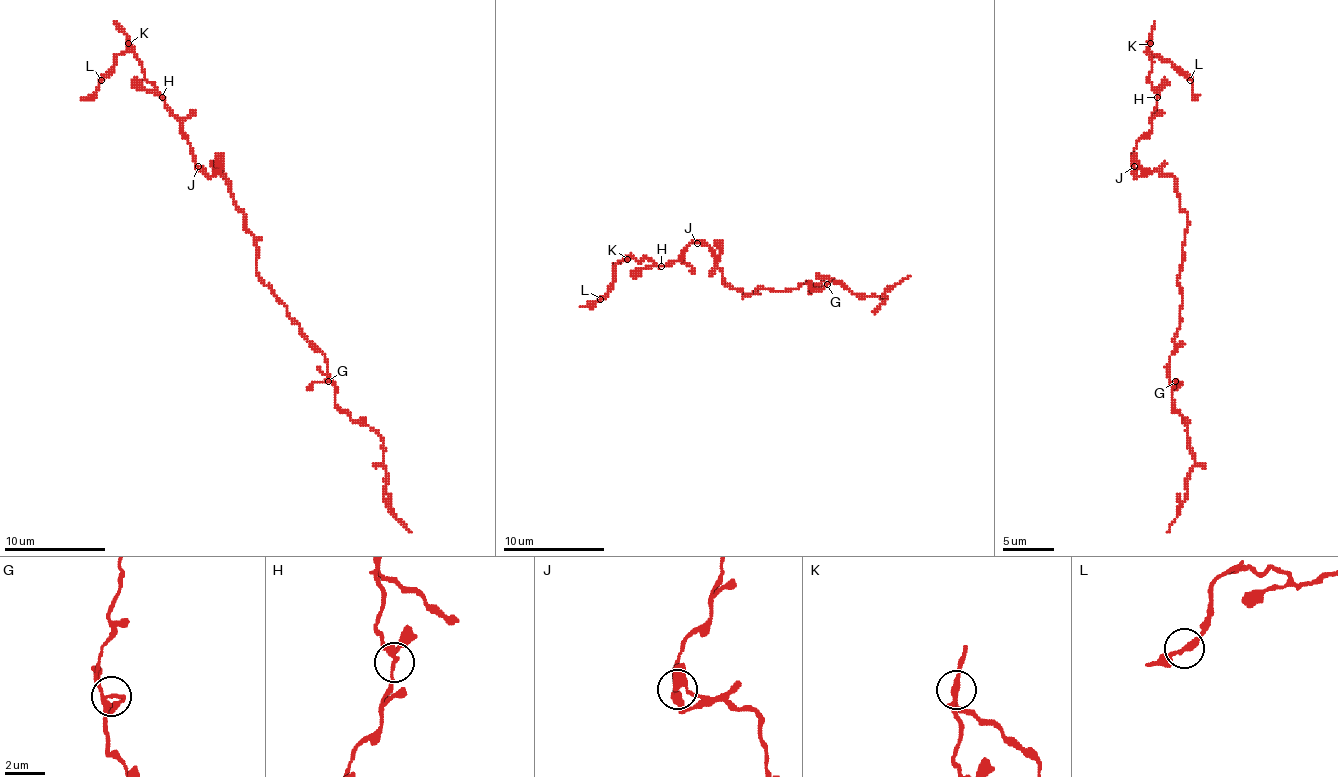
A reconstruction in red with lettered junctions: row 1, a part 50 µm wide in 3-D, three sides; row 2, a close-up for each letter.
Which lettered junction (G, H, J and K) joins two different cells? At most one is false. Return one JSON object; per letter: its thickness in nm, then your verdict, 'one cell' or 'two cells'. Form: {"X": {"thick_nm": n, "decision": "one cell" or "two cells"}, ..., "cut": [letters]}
{"G": {"thick_nm": 150, "decision": "one cell"}, "H": {"thick_nm": 190, "decision": "one cell"}, "J": {"thick_nm": 280, "decision": "one cell"}, "K": {"thick_nm": 200, "decision": "two cells"}, "cut": ["K"]}

